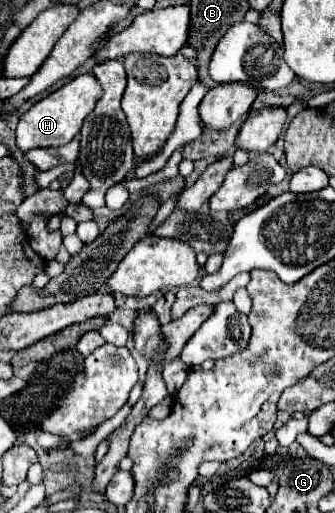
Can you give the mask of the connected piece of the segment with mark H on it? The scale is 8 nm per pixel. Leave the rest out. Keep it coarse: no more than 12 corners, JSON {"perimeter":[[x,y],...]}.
{"perimeter":[[92,72],[20,116],[16,144],[68,144],[100,100]]}

